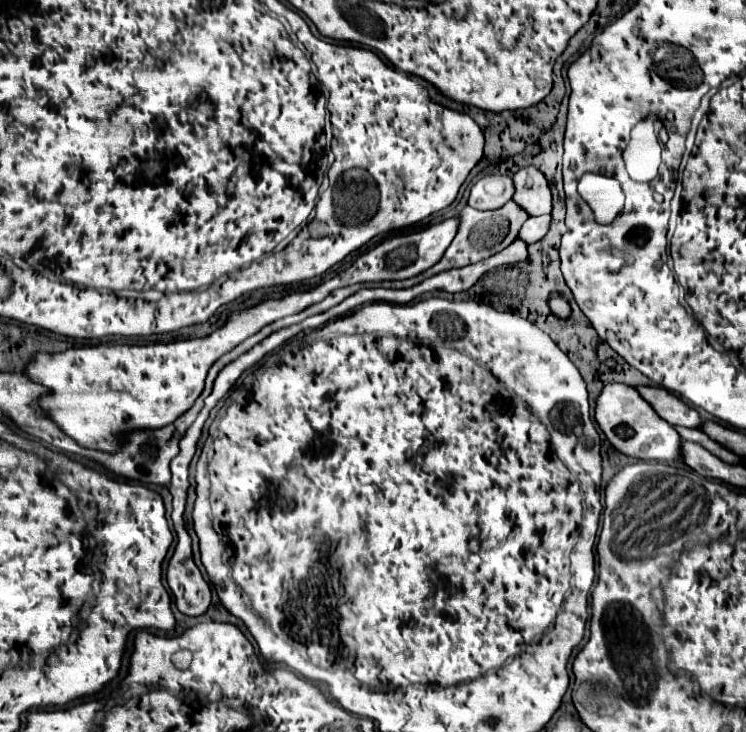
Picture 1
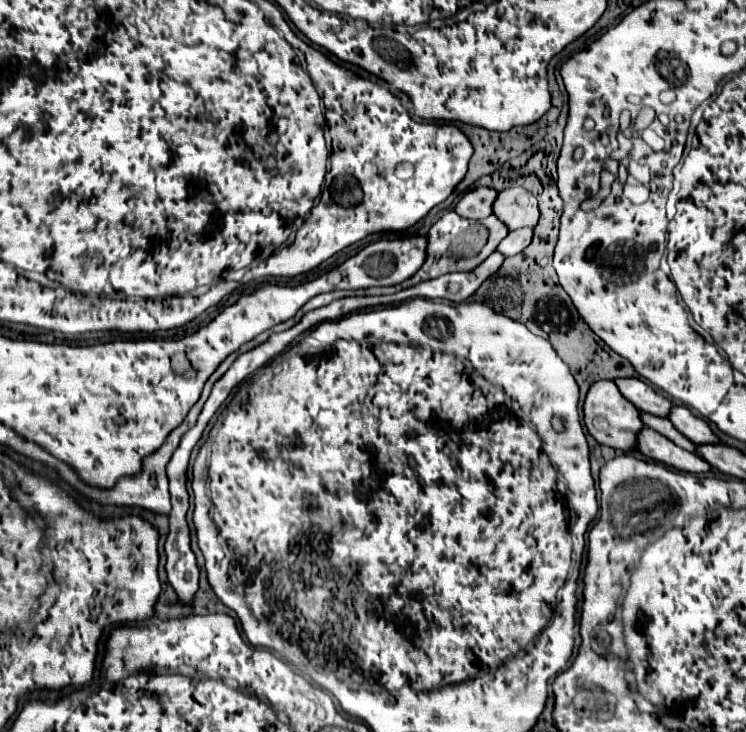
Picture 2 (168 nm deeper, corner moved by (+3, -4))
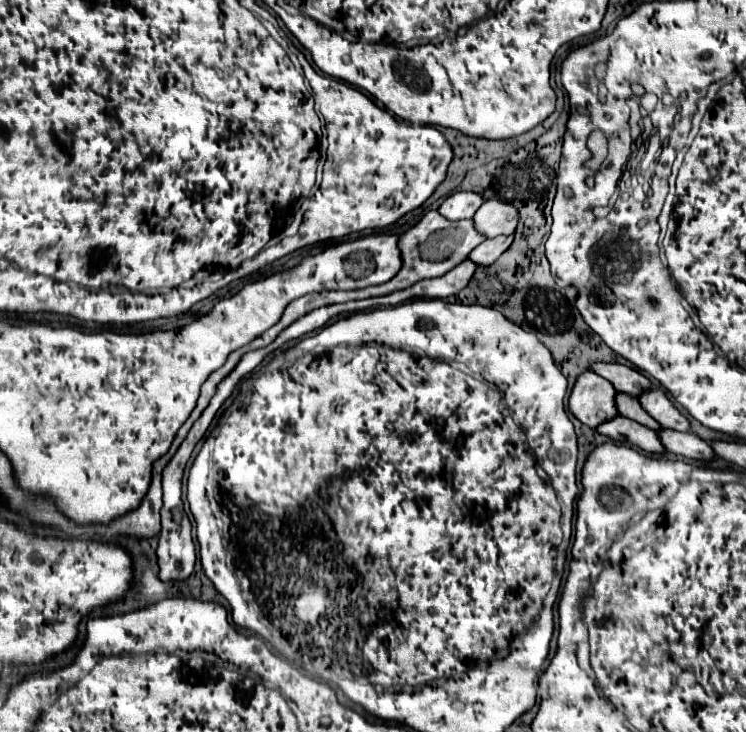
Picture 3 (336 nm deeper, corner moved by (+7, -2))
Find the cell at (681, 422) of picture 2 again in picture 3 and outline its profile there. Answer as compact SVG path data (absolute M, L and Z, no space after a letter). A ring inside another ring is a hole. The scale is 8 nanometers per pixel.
M649 387L649 391L643 391L639 395L639 403L661 427L669 427L675 431L689 431L689 421L673 407L673 403L661 389Z

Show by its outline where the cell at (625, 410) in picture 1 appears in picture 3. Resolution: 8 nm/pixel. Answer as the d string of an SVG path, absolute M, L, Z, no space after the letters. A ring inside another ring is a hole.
M585 371L585 373L581 373L579 377L577 377L577 381L575 381L575 387L573 387L573 391L571 391L571 397L569 397L569 411L581 421L581 423L585 423L585 425L589 425L589 427L597 427L597 425L601 425L603 421L607 421L607 419L613 419L615 415L617 415L617 409L615 409L615 403L613 403L613 399L615 399L615 389L611 387L611 383L607 381L607 379L601 379L597 373L593 373L593 371Z

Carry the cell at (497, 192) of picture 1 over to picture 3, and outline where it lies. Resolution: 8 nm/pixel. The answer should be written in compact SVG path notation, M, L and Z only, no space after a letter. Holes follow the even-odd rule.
M457 191L457 193L449 195L439 205L437 211L449 221L461 221L461 219L471 219L481 203L483 201L481 201L481 197L477 193L473 193L473 191Z

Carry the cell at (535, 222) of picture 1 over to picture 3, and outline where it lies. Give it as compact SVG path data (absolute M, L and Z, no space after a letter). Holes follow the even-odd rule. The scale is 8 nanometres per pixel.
M501 235L501 237L493 237L493 239L485 239L481 245L475 247L475 251L469 253L469 261L473 261L477 267L487 267L493 265L511 245L513 235Z

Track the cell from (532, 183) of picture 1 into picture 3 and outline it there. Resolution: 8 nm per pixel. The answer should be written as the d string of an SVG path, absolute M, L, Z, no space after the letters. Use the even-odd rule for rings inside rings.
M485 201L473 217L473 227L491 239L497 235L513 235L517 221L517 209L513 205L501 201Z

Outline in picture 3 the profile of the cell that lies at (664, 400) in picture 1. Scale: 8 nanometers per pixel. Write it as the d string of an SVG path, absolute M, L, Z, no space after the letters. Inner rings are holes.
M591 363L591 371L611 381L617 391L625 391L633 397L639 397L641 391L649 389L651 385L645 375L621 363Z

